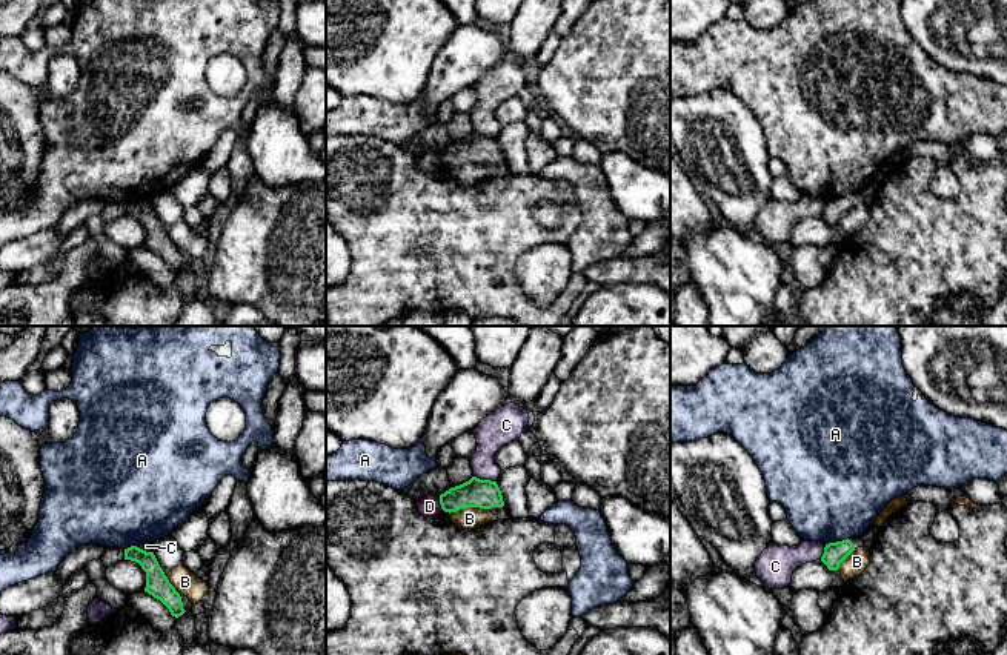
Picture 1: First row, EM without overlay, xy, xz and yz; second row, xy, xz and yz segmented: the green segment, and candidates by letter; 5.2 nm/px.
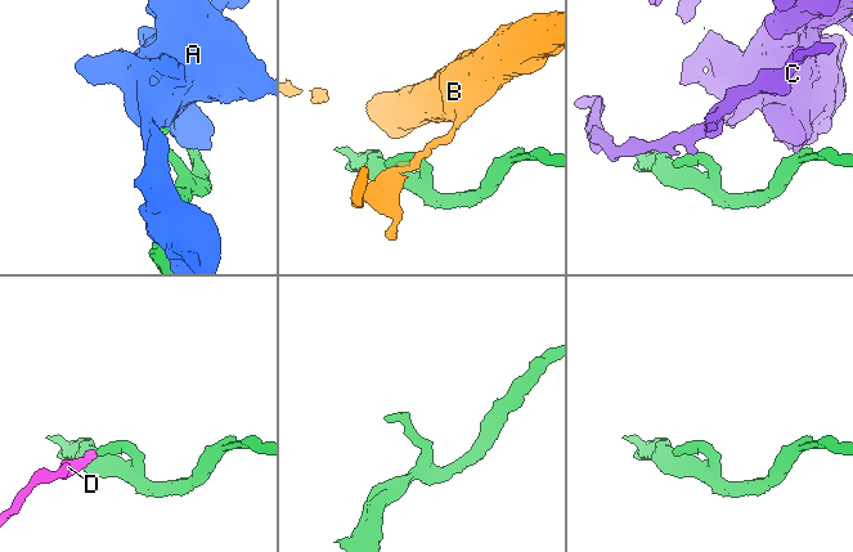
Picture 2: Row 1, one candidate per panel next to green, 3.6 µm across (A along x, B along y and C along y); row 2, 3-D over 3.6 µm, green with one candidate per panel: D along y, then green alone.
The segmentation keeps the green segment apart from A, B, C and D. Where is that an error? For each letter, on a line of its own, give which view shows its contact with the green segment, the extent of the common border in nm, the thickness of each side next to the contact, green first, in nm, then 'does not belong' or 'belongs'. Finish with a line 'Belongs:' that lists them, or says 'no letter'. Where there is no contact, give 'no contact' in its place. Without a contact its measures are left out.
A: contact in yz; length 130 nm; calibres 110 and 480 nm; does not belong
B: contact in xz; length 220 nm; calibres 160 and 110 nm; does not belong
C: contact in xz; length 120 nm; calibres 160 and 170 nm; does not belong
D: contact in xz; length 70 nm; calibres 160 and 110 nm; does not belong
Belongs: no letter

